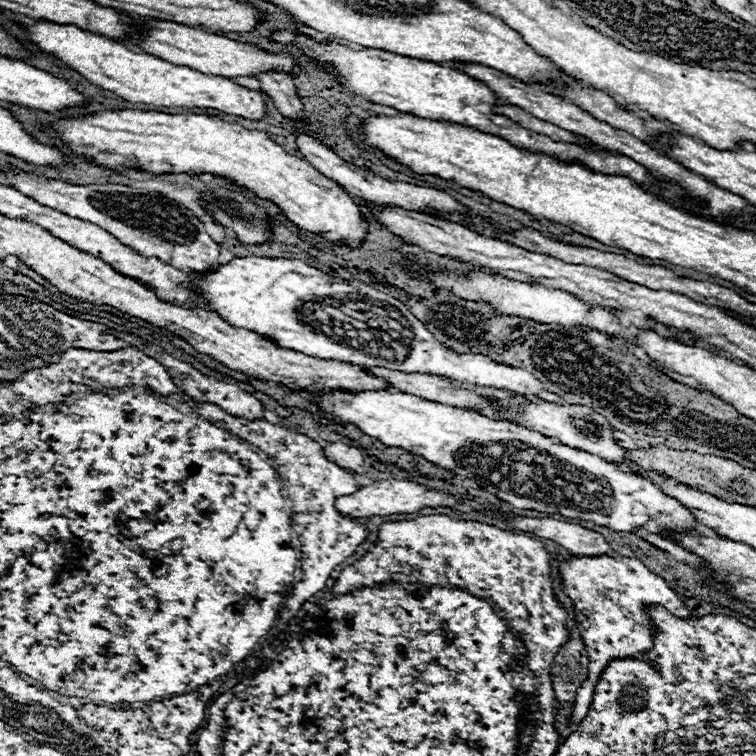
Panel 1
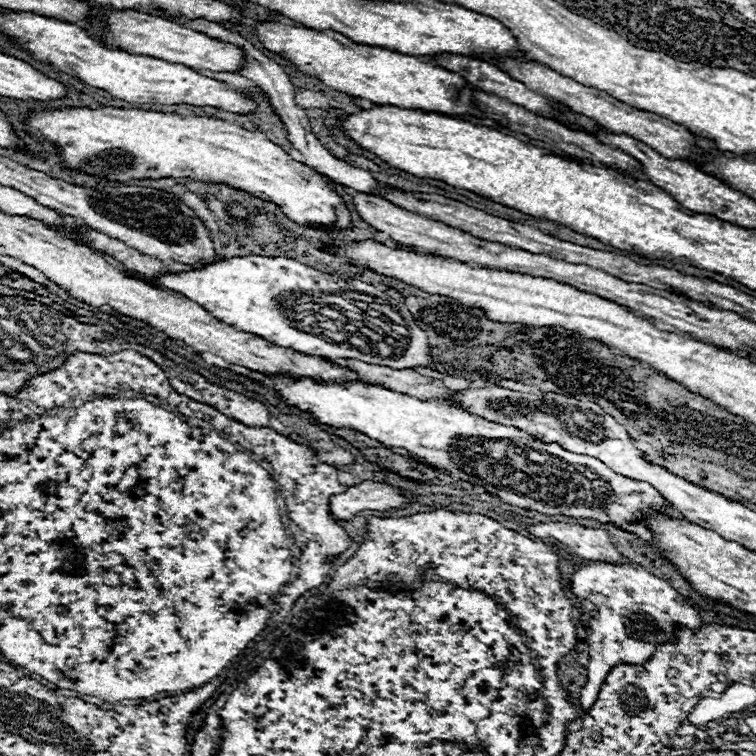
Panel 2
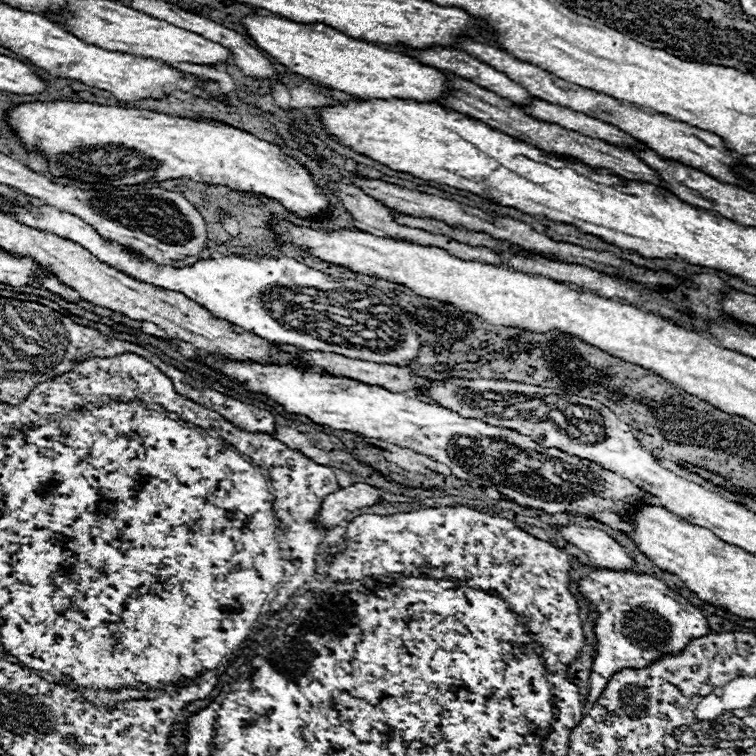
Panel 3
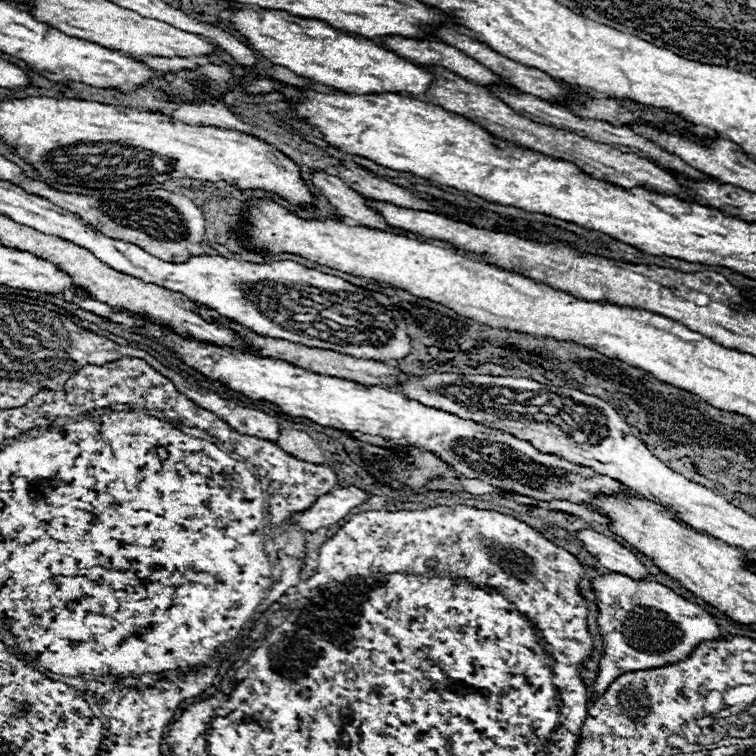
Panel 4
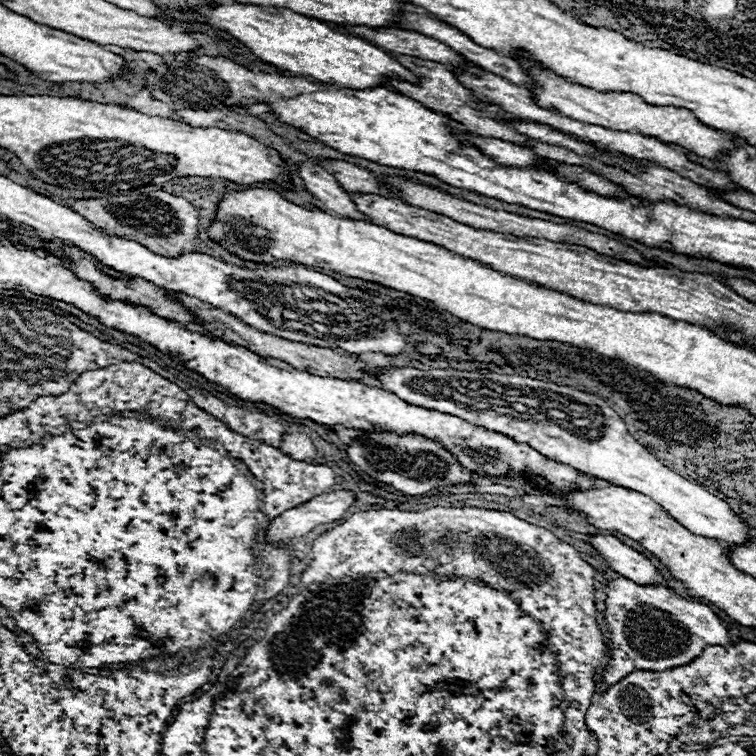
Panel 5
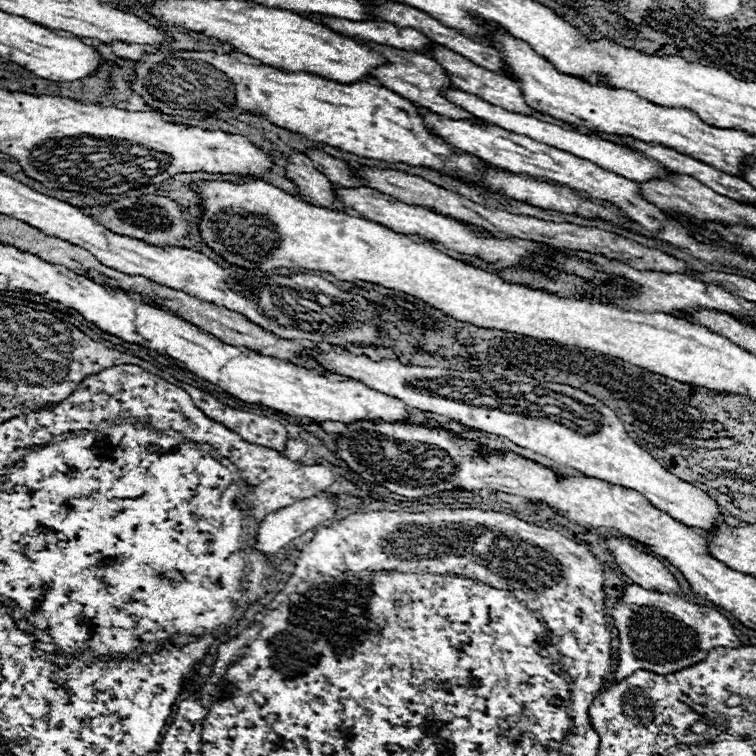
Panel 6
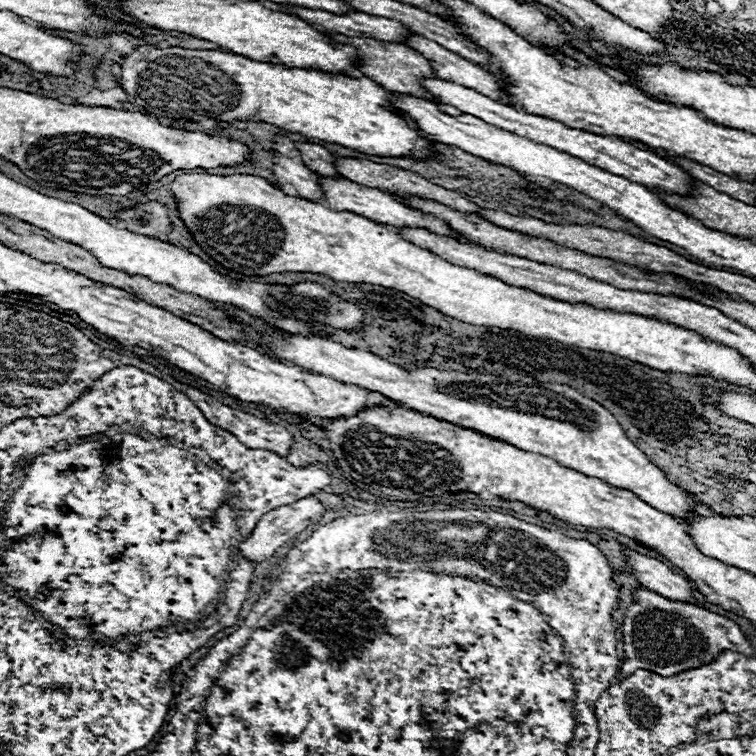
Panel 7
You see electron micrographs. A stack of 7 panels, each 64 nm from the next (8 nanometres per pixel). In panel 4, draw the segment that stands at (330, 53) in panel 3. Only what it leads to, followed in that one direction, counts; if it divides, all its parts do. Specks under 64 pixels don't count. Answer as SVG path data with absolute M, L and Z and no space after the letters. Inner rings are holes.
M224 10L218 16L220 22L230 24L248 44L268 58L272 64L284 66L298 76L310 78L314 82L334 86L352 94L374 94L374 92L406 92L406 94L424 94L432 74L418 68L416 64L386 52L372 40L360 40L328 26L322 20L306 20L290 16L282 10Z

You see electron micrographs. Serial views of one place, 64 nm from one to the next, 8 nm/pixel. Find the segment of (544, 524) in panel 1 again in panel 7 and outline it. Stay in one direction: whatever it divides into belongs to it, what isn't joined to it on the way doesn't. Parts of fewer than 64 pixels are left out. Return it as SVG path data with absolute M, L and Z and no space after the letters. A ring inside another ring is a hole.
M626 548L626 558L630 562L630 568L634 570L640 584L648 590L654 590L656 594L662 594L674 602L692 602L698 604L694 596L694 588L686 578L672 572L666 564L660 560L642 556L638 552L632 552Z

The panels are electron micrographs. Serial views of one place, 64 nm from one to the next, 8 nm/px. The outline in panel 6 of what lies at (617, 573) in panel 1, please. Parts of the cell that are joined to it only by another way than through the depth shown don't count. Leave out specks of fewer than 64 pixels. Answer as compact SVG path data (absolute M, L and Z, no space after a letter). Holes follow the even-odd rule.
M638 584L624 586L624 596L612 608L612 616L614 616L614 624L618 628L618 638L620 638L618 666L616 666L616 672L614 672L614 680L624 680L636 670L650 670L654 674L678 672L682 668L690 668L690 666L706 660L708 652L718 648L718 646L724 646L724 648L740 648L742 646L742 642L738 640L730 620L724 618L714 608L690 604L690 602L682 600L680 596L660 594L660 592L654 592L654 590L646 590Z

